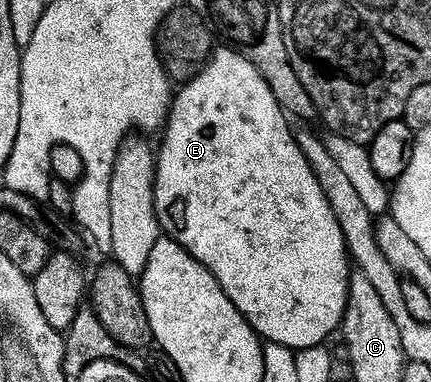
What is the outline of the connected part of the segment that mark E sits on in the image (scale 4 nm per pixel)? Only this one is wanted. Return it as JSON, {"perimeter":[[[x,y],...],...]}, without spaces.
{"perimeter":[[[218,45],[201,67],[201,70],[180,87],[181,90],[172,95],[169,116],[165,119],[163,133],[160,135],[161,147],[155,150],[155,169],[153,172],[153,203],[157,213],[157,222],[168,237],[173,238],[199,264],[203,264],[219,280],[223,292],[245,315],[247,324],[265,342],[278,342],[299,351],[308,346],[319,346],[326,341],[329,333],[336,331],[341,325],[341,317],[345,315],[345,296],[349,293],[349,276],[351,273],[351,257],[345,249],[345,237],[339,228],[339,220],[335,220],[335,212],[331,212],[331,204],[327,204],[327,196],[323,196],[323,188],[319,188],[319,180],[315,180],[315,172],[311,172],[311,164],[307,164],[307,156],[295,144],[295,136],[291,129],[290,119],[282,110],[271,88],[267,88],[267,80],[259,76],[255,64],[241,55],[240,49],[232,45]]]}

